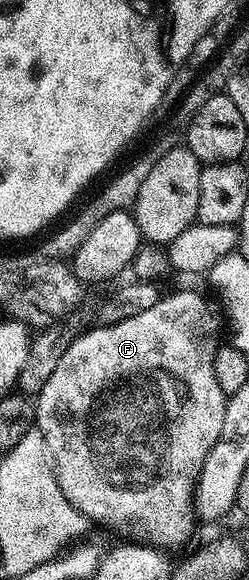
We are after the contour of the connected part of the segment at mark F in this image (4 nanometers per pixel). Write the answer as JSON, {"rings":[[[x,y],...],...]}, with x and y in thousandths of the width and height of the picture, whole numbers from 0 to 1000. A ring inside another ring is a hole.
{"rings":[[[703,503],[691,510],[659,509],[622,528],[598,529],[598,534],[578,534],[566,541],[538,541],[526,548],[502,548],[462,559],[402,557],[390,566],[353,564],[329,579],[285,591],[277,603],[245,610],[229,638],[213,638],[197,659],[181,659],[141,690],[141,728],[165,766],[205,788],[229,838],[245,838],[245,852],[261,852],[261,859],[277,859],[285,871],[329,890],[345,890],[353,898],[402,897],[414,903],[494,903],[506,897],[530,897],[534,902],[562,903],[590,916],[586,929],[659,948],[691,948],[687,945],[711,943],[715,938],[743,936],[783,917],[783,900],[767,893],[759,876],[775,872],[775,857],[791,848],[823,790],[839,776],[855,776],[855,769],[888,759],[888,734],[904,734],[912,683],[888,672],[888,666],[871,666],[871,650],[855,645],[855,617],[888,598],[888,545],[867,526],[851,524],[799,503]]]}

